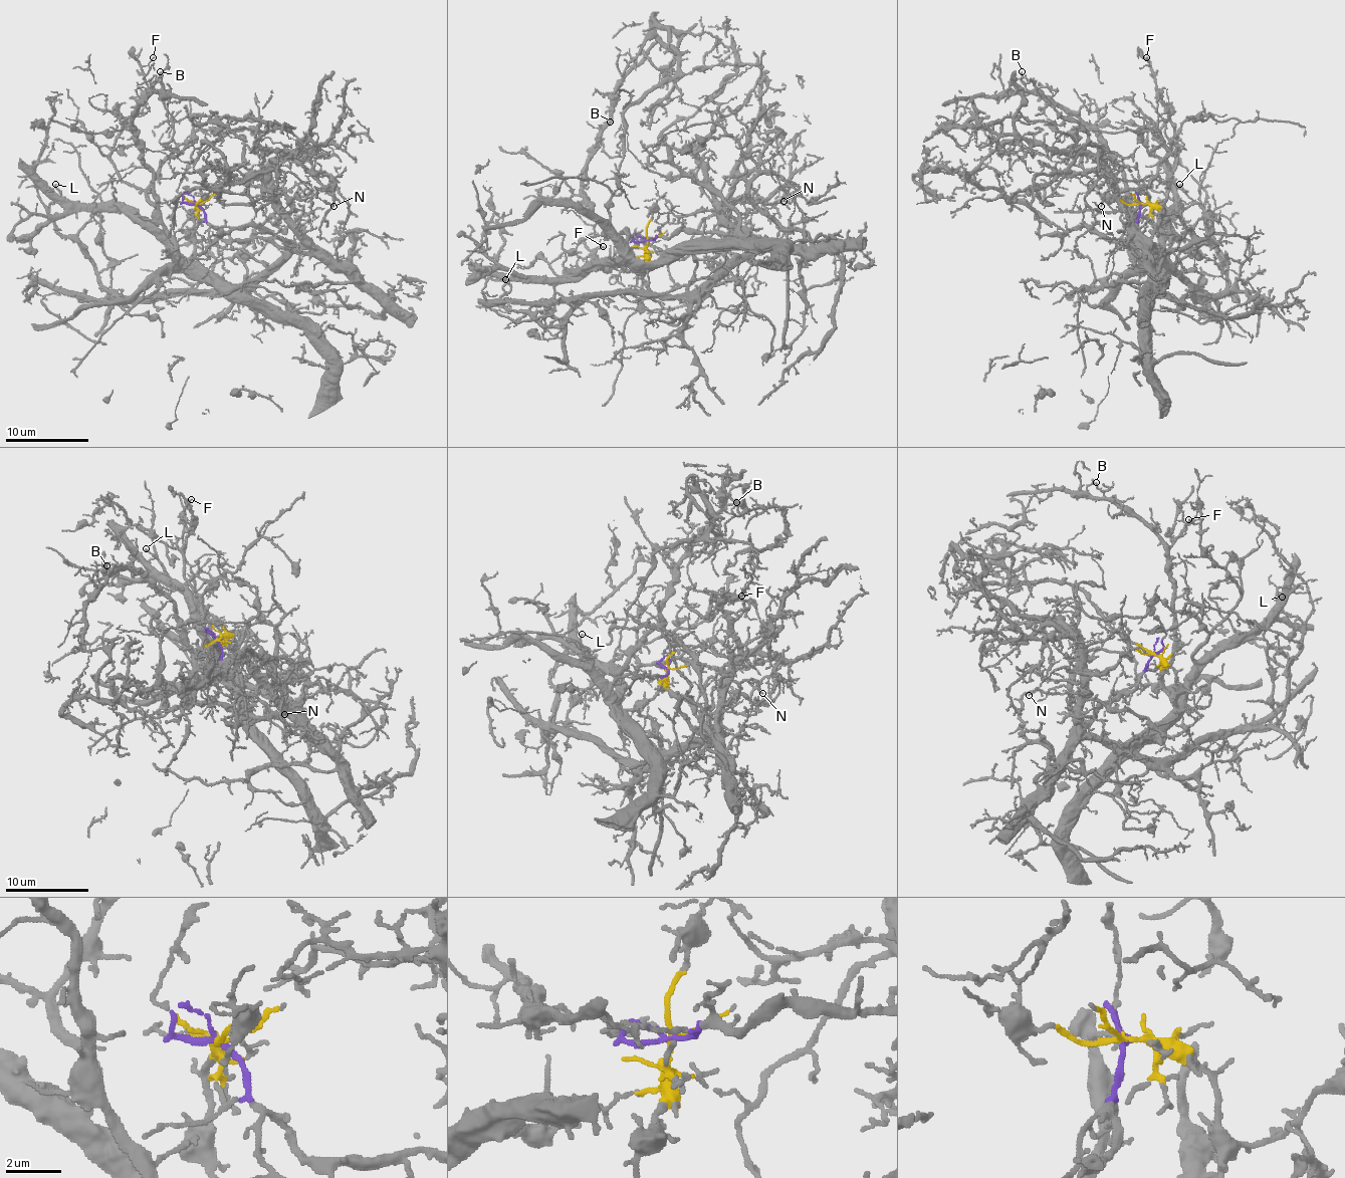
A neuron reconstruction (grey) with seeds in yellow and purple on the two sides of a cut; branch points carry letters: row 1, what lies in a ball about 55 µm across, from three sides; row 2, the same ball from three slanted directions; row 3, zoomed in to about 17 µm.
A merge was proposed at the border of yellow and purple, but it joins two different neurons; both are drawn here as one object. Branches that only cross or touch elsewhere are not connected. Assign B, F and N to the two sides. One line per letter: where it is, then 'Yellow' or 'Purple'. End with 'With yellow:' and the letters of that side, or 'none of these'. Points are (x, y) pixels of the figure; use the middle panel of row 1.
B: Place: (610, 122). Yellow
F: Place: (603, 246). Yellow
N: Place: (783, 201). Purple
With yellow: B, F

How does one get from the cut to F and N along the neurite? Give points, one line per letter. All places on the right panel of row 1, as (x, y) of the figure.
F: (1139, 202), (1154, 202), (1169, 219), (1166, 258), (1158, 211), (1177, 157), (1175, 126), (1164, 112), (1146, 56)
N: (1139, 205), (1137, 236), (1133, 240), (1131, 238), (1137, 250), (1135, 229), (1110, 184), (1100, 207)

